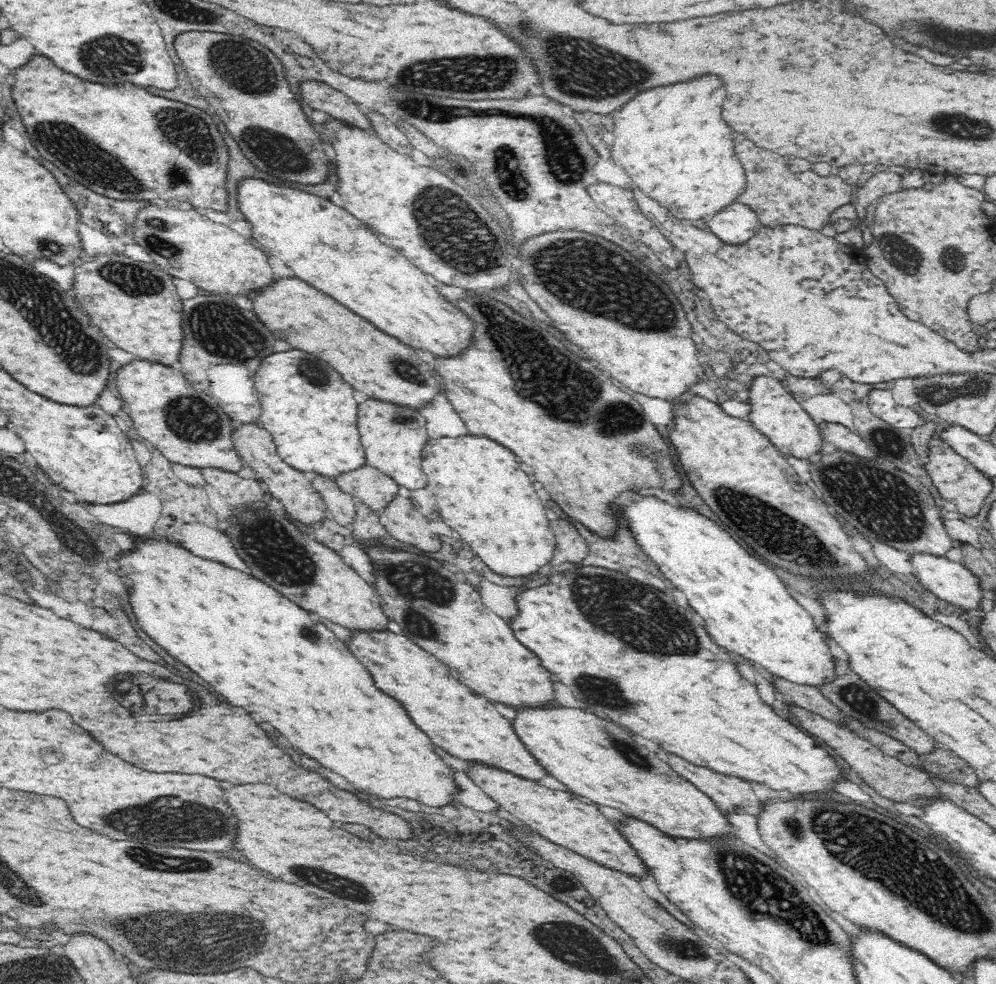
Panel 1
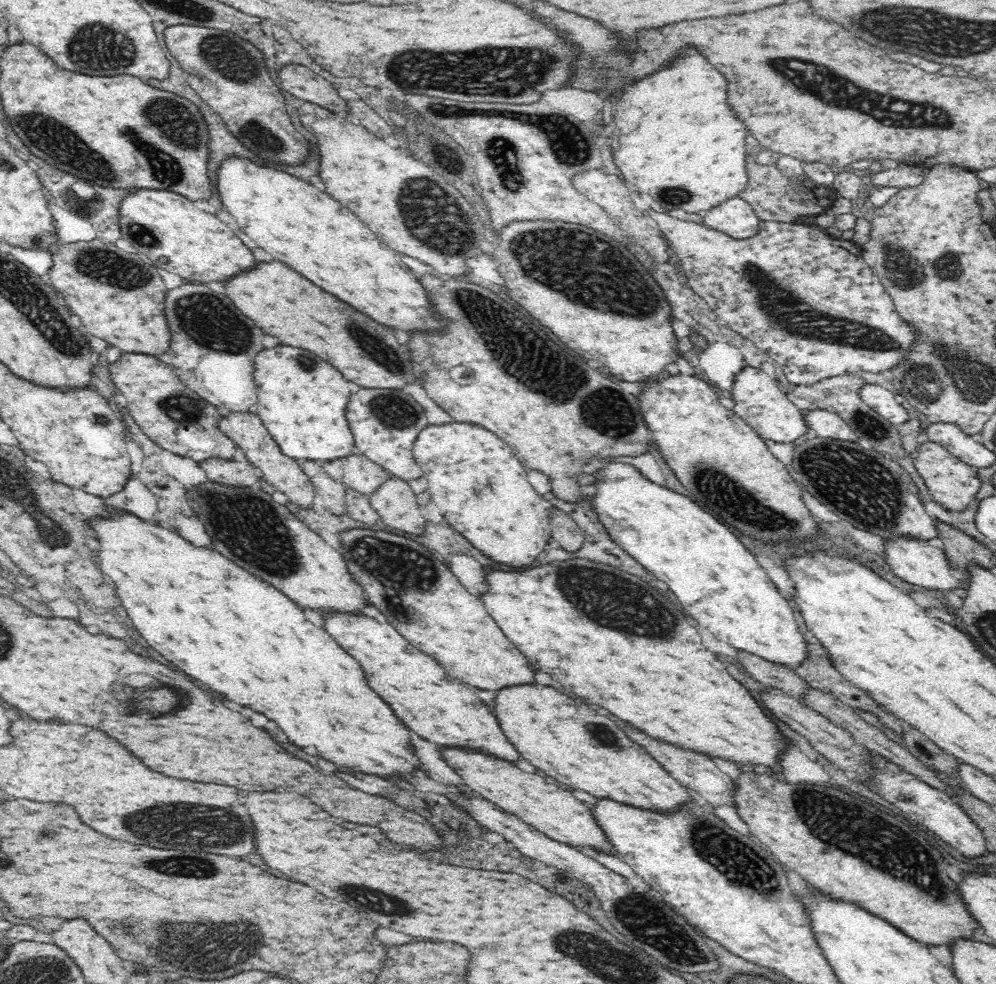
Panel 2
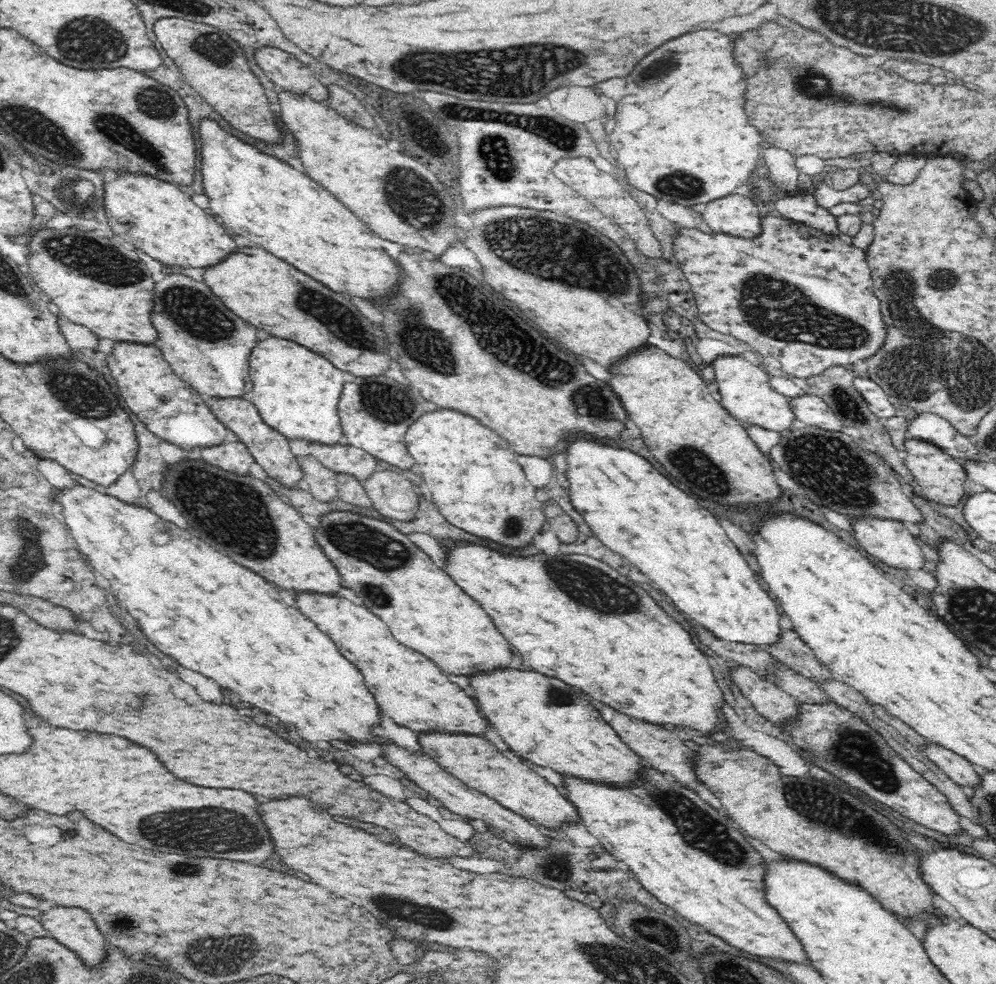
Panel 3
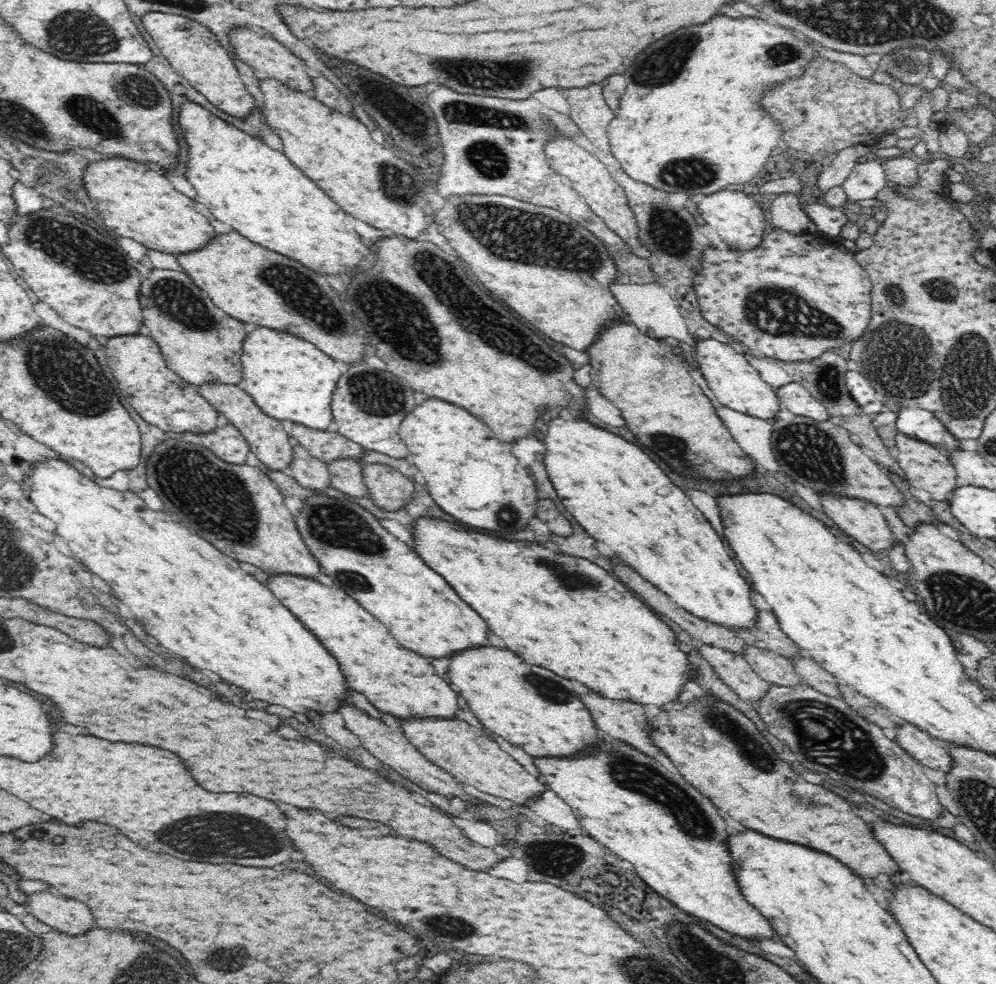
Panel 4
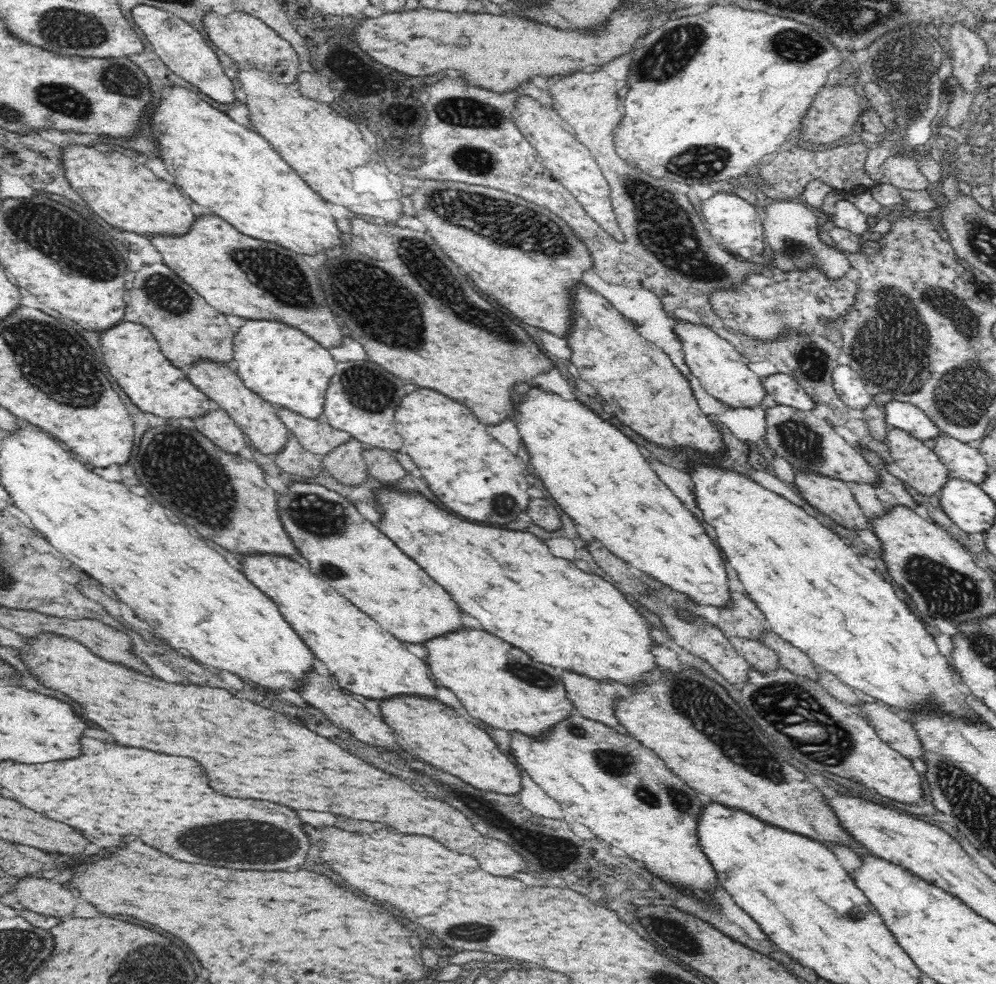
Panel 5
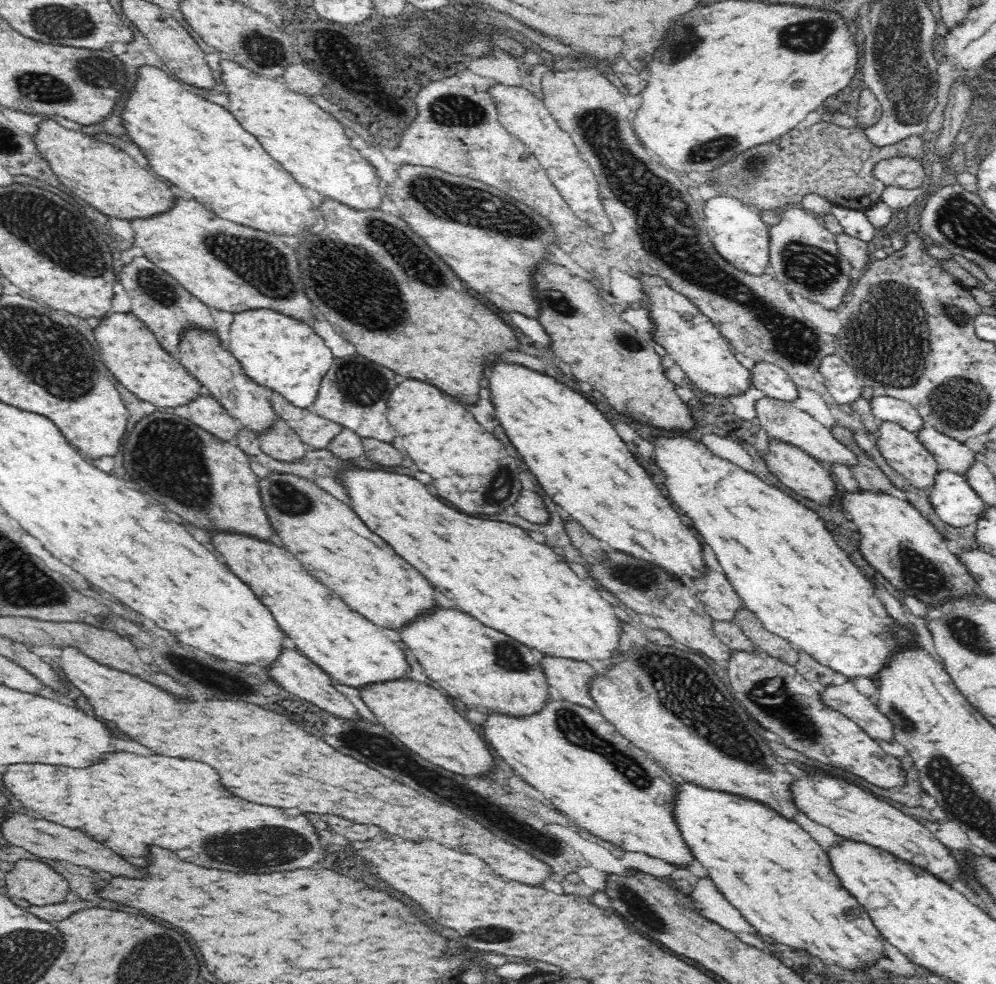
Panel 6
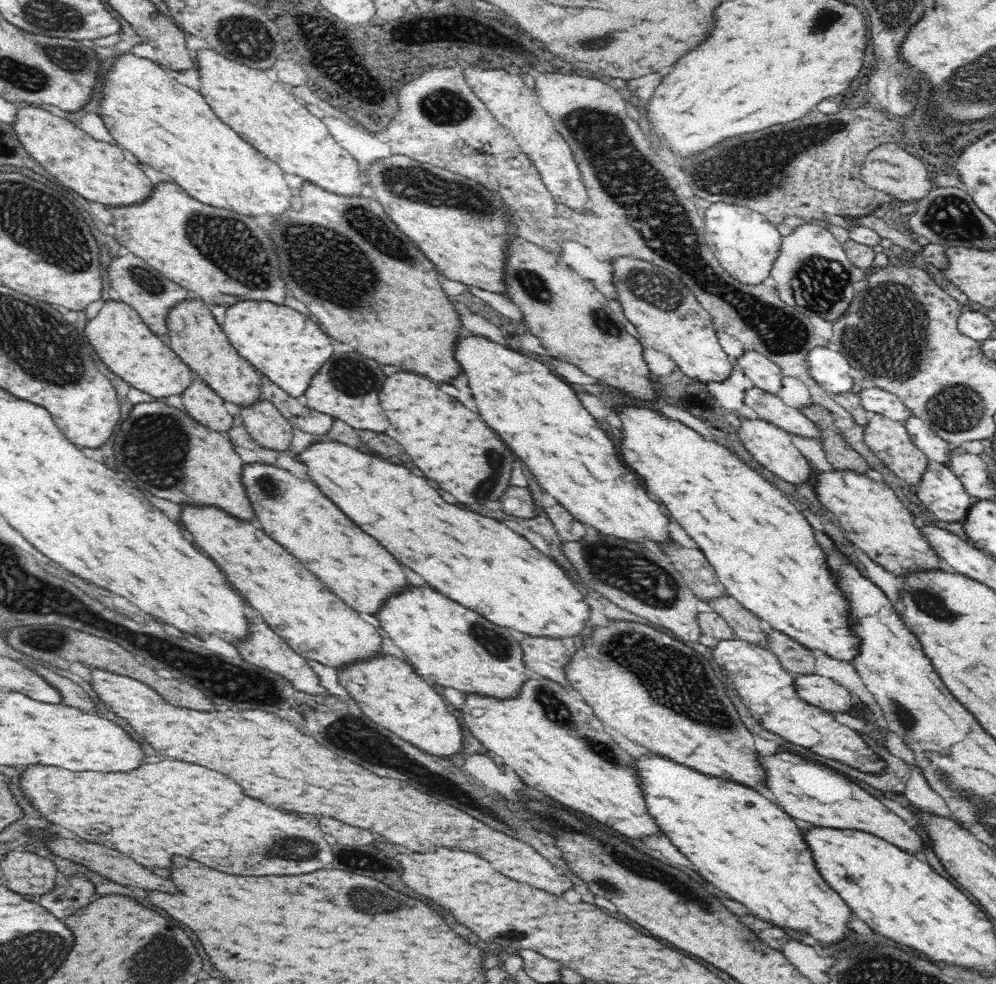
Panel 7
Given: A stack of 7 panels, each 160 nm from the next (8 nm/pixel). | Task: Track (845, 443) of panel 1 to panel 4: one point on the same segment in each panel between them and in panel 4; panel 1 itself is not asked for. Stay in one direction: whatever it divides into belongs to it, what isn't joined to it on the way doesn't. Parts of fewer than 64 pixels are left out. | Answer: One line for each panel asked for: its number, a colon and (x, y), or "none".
2: (827, 424)
3: (812, 411)
4: (800, 402)

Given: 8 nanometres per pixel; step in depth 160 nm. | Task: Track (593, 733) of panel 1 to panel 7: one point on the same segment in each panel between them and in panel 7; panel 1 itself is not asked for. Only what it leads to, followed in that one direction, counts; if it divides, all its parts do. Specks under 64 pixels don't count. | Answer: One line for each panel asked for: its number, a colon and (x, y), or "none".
2: (578, 747)
3: (543, 719)
4: (534, 709)
5: (498, 684)
6: (486, 671)
7: (447, 644)

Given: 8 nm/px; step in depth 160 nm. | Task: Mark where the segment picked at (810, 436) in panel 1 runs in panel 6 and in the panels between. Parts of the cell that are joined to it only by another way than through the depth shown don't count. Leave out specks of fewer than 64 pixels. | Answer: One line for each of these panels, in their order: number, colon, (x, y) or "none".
2: (763, 403)
3: (746, 391)
4: (737, 385)
5: (723, 371)
6: (691, 339)

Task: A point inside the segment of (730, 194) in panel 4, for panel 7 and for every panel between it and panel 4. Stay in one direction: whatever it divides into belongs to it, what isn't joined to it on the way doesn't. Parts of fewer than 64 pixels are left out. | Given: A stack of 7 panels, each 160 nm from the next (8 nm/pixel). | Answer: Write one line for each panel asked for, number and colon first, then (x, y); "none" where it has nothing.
5: (737, 226)
6: (739, 235)
7: (745, 243)

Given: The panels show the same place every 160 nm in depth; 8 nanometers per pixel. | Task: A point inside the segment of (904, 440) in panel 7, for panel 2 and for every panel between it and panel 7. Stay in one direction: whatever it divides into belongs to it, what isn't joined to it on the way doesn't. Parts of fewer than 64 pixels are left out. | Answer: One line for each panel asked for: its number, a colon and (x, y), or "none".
2: (954, 484)
3: (940, 478)
4: (928, 469)
5: (926, 473)
6: (903, 450)

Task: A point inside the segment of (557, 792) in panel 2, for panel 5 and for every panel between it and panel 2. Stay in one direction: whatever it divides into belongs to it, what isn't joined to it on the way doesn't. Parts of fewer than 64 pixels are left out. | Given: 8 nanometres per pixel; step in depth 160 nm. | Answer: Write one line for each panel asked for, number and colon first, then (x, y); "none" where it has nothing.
3: (477, 762)
4: (464, 751)
5: (430, 731)

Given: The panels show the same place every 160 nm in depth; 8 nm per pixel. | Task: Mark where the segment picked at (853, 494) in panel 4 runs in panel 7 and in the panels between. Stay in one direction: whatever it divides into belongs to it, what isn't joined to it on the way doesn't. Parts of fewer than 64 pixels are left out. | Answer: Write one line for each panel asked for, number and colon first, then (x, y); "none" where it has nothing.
5: (809, 444)
6: (783, 421)
7: (770, 408)

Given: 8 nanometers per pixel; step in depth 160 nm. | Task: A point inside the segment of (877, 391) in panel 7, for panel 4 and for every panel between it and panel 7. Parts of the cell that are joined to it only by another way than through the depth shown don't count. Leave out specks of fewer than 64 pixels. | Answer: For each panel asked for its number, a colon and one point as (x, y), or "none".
4: (918, 423)
5: (907, 417)
6: (888, 409)

